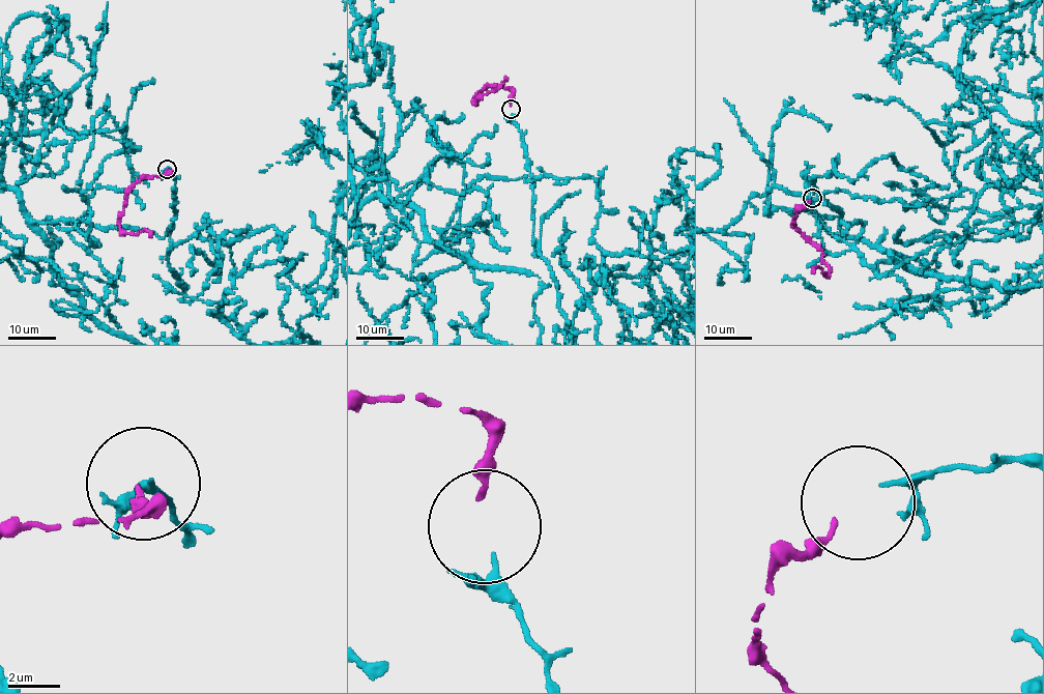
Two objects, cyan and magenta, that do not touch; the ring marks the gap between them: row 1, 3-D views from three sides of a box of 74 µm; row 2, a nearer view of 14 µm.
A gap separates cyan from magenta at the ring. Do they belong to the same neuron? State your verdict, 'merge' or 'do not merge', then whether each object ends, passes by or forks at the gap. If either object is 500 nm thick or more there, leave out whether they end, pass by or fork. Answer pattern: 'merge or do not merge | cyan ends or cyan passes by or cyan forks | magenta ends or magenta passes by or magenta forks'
merge | cyan ends | magenta ends

